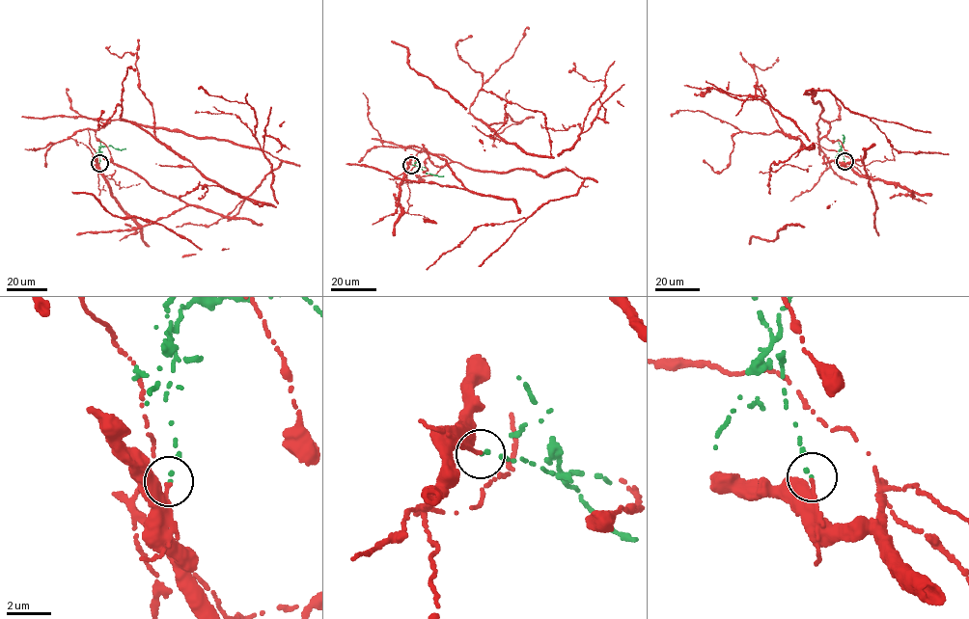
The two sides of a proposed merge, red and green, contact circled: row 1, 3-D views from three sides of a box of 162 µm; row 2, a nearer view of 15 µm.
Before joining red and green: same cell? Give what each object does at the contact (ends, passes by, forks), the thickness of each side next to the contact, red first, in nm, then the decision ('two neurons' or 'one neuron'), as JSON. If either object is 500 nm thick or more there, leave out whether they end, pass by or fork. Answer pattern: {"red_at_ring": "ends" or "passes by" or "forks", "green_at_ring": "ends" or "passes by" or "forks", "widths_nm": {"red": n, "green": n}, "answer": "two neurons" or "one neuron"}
{"red_at_ring": "ends", "green_at_ring": "ends", "widths_nm": {"red": 280, "green": 140}, "answer": "two neurons"}

